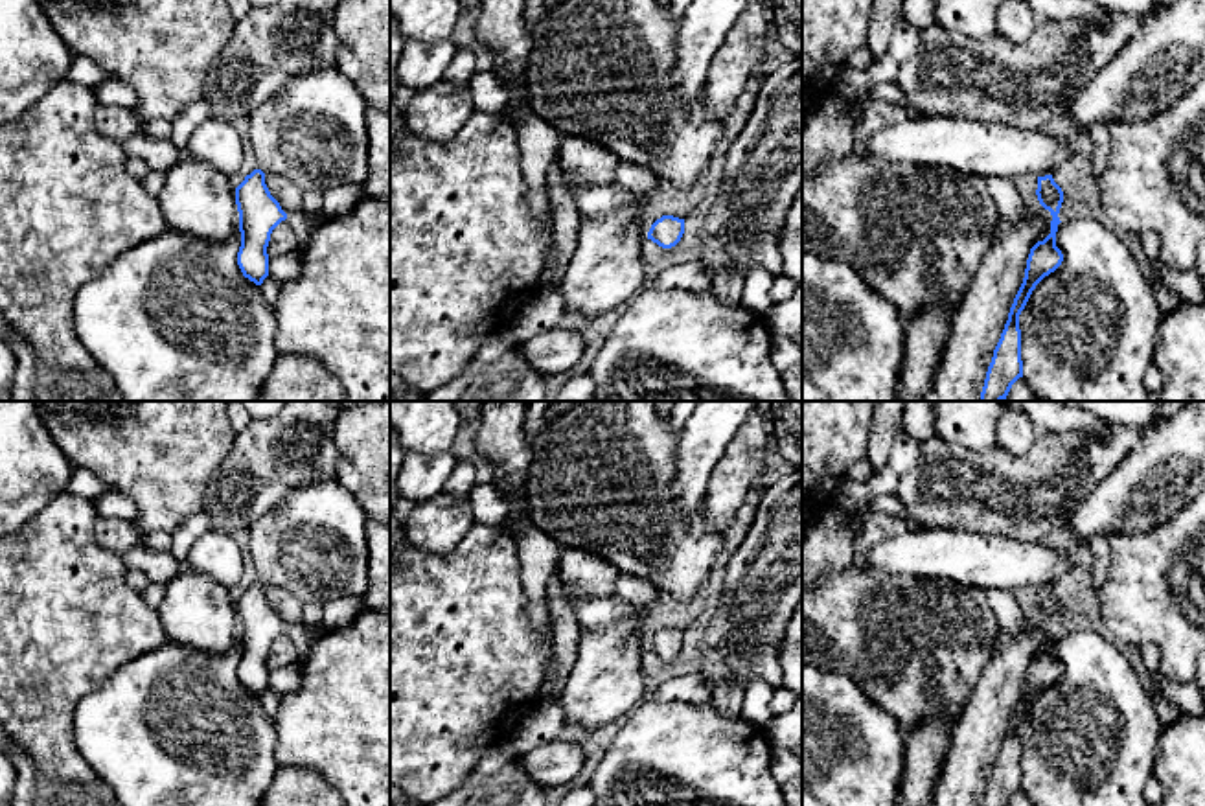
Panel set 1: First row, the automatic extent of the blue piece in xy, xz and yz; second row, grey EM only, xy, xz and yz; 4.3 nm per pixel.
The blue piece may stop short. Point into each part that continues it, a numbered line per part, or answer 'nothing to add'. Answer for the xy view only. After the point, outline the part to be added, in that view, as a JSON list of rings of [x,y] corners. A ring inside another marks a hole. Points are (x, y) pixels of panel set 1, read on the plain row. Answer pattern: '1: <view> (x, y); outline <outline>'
1: xy (313, 543); outline [[[335,478],[293,489],[250,528],[250,561],[263,585],[278,585],[302,604],[364,598],[368,515]]]

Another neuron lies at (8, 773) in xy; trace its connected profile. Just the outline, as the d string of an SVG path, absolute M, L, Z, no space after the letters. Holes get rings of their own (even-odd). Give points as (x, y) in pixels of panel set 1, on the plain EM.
M0 751L0 802L11 804L17 782L13 762Z

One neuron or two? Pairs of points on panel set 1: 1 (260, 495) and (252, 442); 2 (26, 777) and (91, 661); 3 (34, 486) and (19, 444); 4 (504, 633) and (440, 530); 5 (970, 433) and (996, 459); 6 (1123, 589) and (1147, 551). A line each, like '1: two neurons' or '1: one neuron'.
1: one neuron
2: two neurons
3: one neuron
4: two neurons
5: two neurons
6: one neuron

